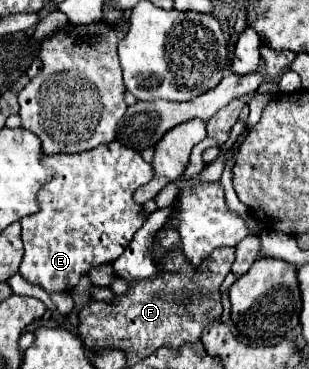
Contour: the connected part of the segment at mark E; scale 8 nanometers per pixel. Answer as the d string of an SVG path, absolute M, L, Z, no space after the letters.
M110 141L98 145L92 151L76 155L44 155L44 165L54 171L54 179L44 185L38 195L40 211L20 221L24 257L18 273L32 285L40 285L46 293L58 293L74 289L80 277L86 275L92 267L114 263L130 247L136 231L150 217L142 205L136 205L132 201L132 195L140 185L148 183L154 177L154 169L142 159L136 149L128 149L120 141Z

